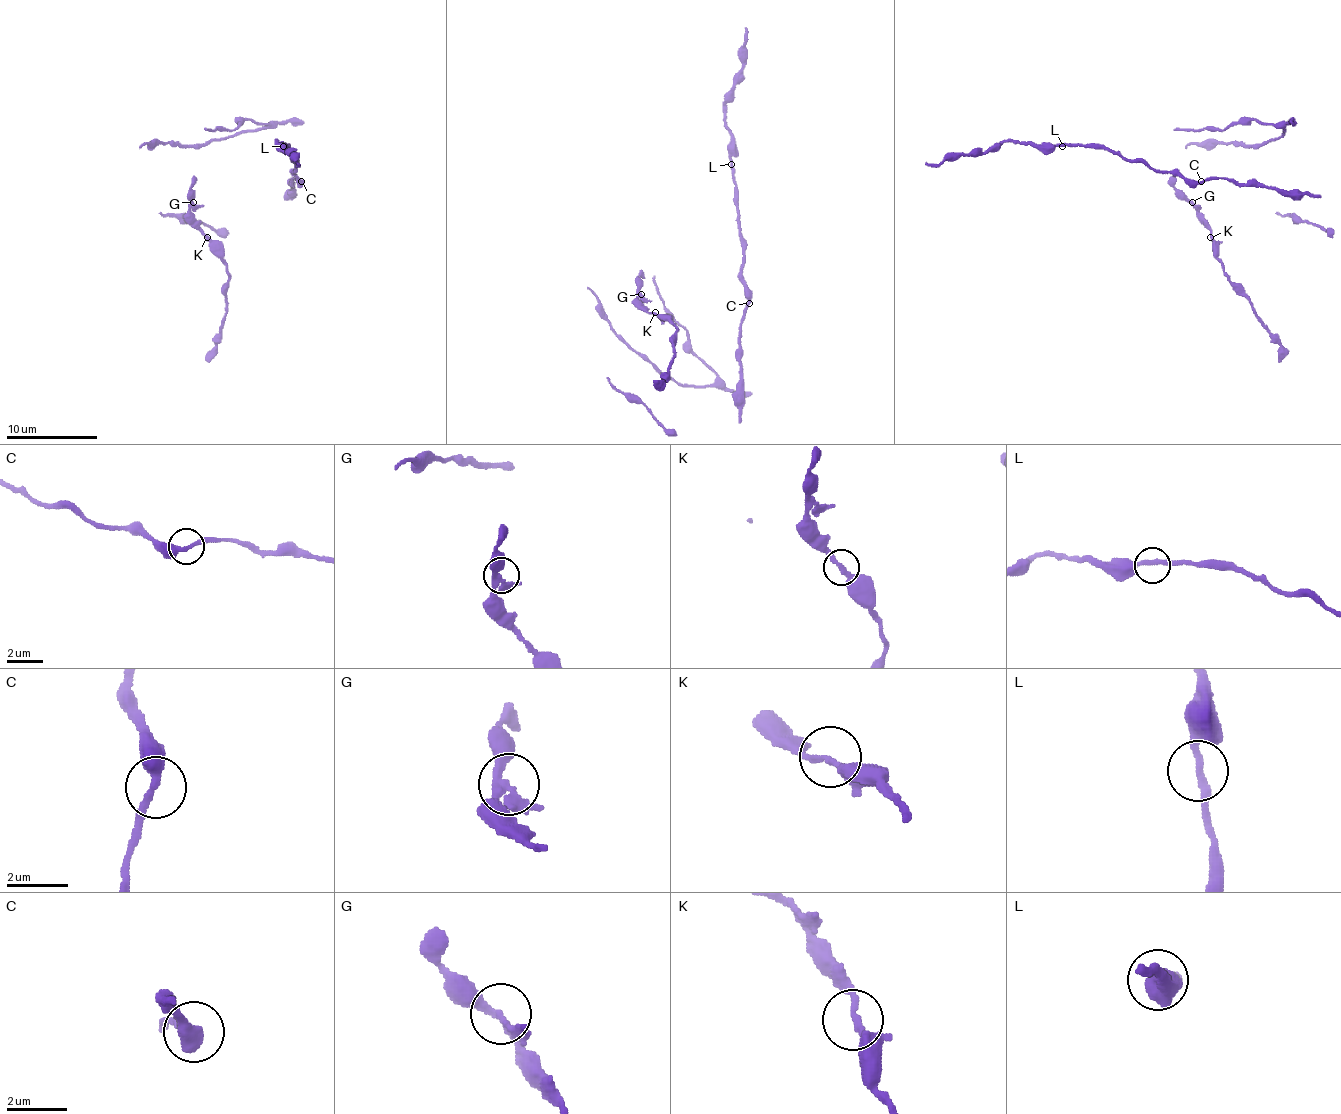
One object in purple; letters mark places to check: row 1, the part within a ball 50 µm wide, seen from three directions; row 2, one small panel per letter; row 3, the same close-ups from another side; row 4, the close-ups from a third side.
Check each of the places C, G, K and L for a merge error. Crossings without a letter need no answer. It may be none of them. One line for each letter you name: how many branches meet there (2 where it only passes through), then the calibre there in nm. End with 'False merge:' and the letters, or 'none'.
False merge: none

